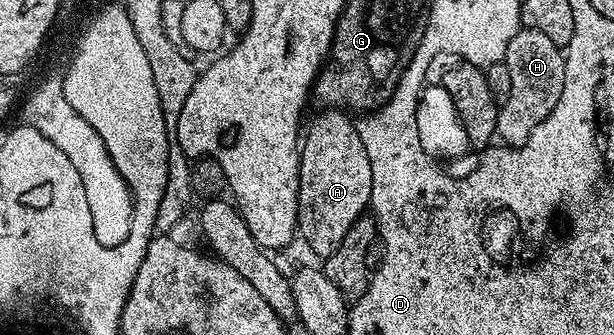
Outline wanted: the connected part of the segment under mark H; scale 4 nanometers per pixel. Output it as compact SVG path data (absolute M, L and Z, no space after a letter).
M521 26L506 45L503 63L510 69L510 97L500 104L496 133L501 144L522 146L537 128L540 121L549 117L550 111L561 96L565 52L557 43L538 33L538 29Z

